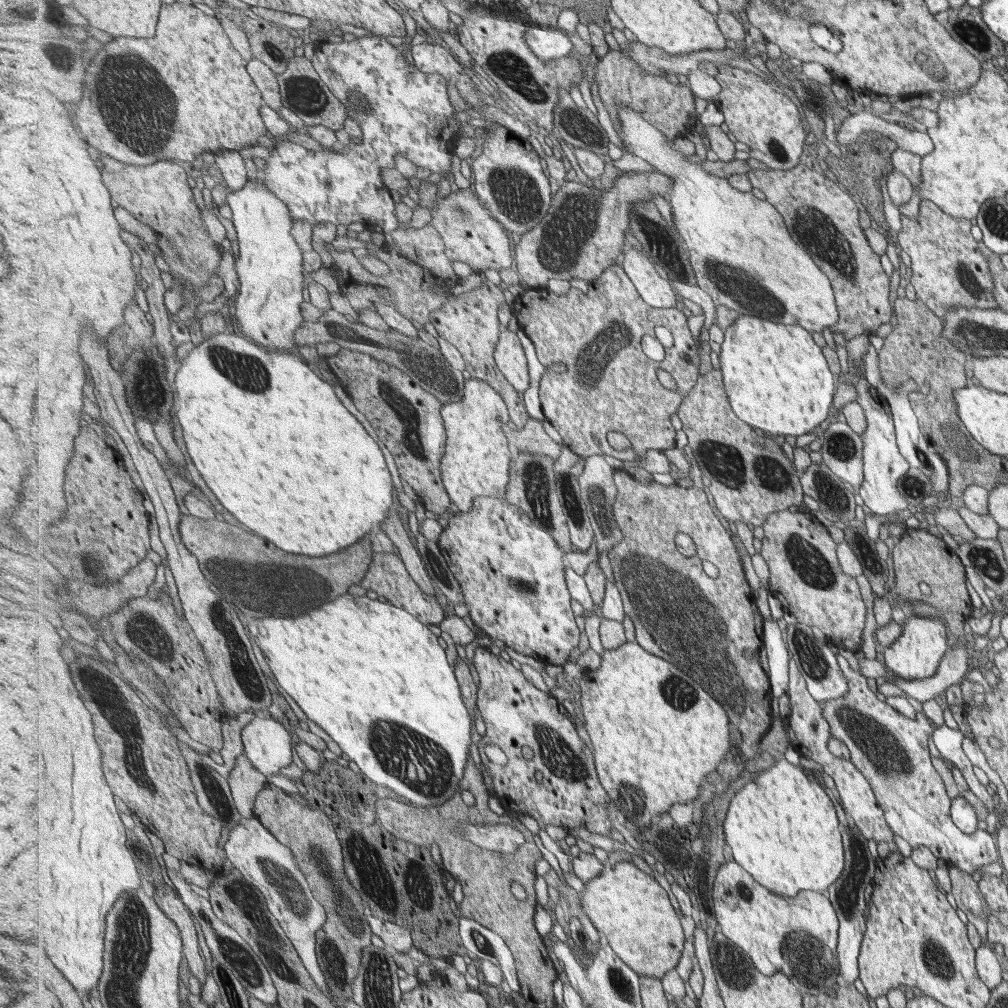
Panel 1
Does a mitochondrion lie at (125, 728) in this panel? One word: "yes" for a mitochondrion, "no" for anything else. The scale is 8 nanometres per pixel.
yes

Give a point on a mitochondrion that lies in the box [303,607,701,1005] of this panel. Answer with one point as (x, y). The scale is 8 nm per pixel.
(417, 762)

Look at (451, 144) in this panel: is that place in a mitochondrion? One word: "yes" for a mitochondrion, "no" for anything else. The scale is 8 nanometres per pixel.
no

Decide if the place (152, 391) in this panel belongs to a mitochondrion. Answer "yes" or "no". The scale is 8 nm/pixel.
yes

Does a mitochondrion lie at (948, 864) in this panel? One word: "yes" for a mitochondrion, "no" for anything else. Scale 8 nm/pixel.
no

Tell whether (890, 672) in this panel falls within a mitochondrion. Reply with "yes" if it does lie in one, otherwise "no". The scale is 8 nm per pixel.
no

